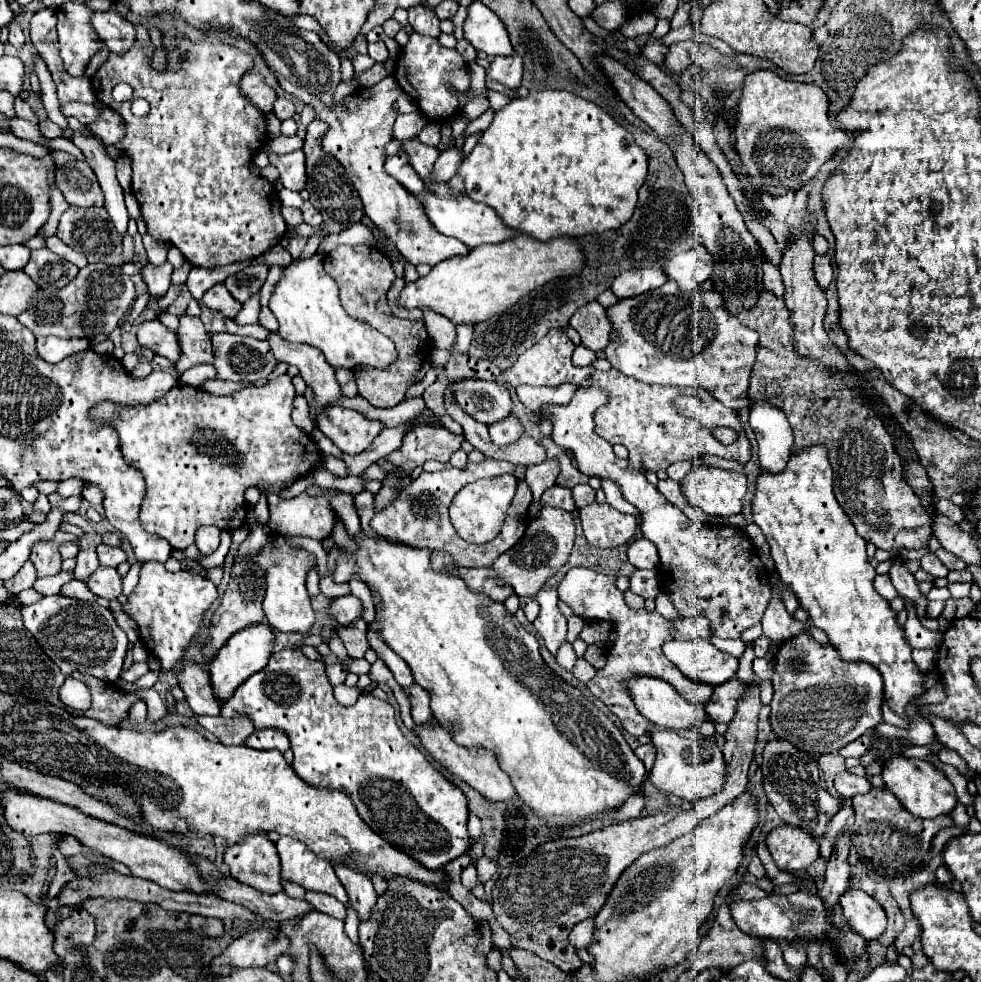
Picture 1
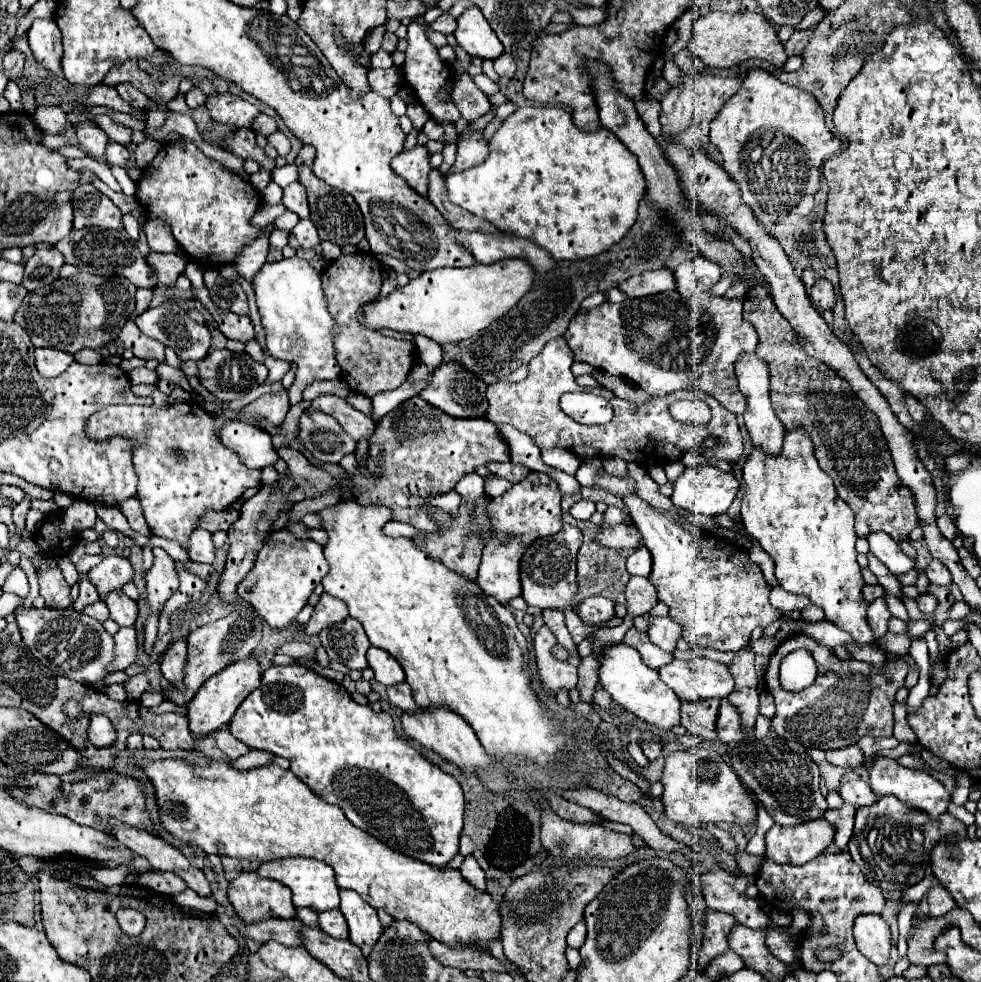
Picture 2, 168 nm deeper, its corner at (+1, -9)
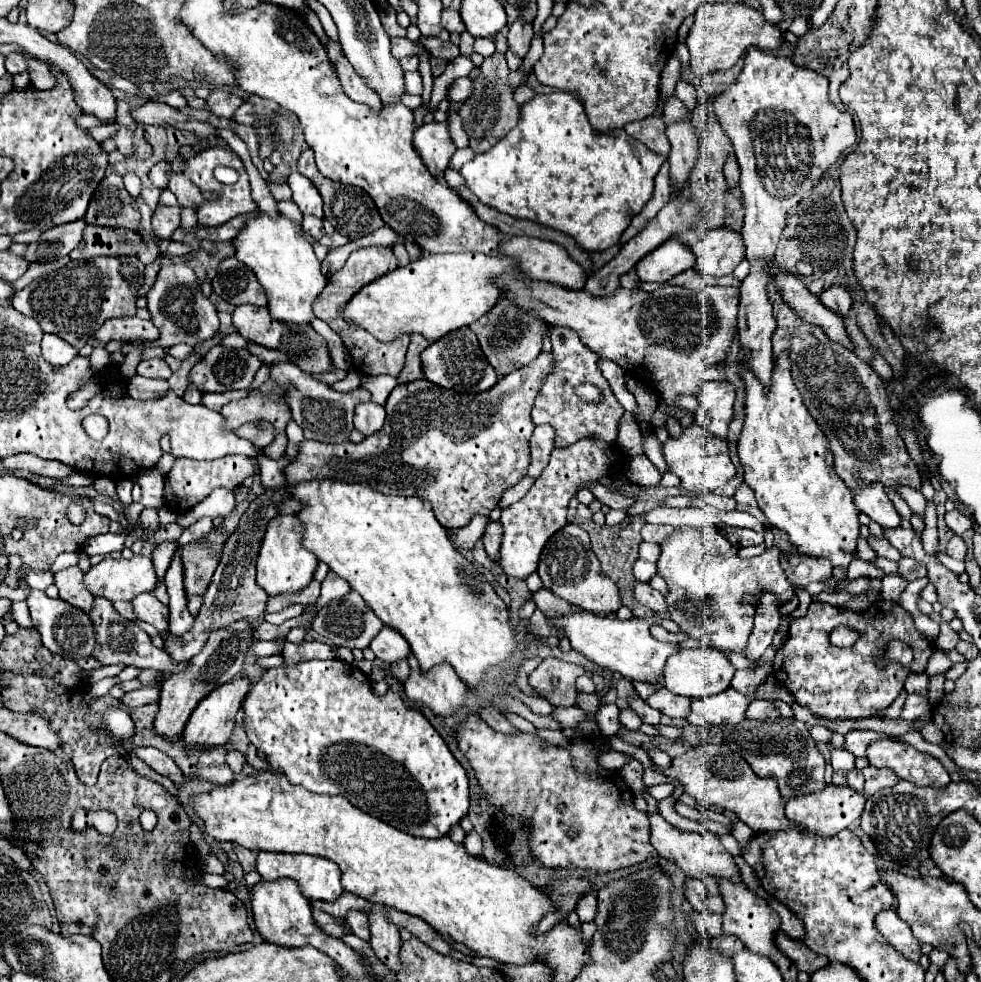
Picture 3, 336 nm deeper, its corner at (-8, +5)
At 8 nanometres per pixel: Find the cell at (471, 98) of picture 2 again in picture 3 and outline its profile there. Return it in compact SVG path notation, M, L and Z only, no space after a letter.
M457 78L453 84L451 84L451 88L449 88L449 92L447 92L447 98L451 100L451 102L465 102L469 96L471 96L471 80L469 78Z

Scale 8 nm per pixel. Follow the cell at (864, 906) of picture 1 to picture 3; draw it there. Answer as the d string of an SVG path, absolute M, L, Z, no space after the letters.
M893 908L885 910L877 916L877 928L897 948L897 952L901 952L907 960L919 962L921 942L913 936L911 926L905 920L901 920Z

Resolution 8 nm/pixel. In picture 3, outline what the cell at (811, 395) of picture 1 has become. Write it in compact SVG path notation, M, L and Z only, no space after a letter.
M775 282L769 284L767 292L777 320L777 330L773 334L773 352L791 352L789 358L795 386L801 392L809 414L817 420L817 424L829 438L837 476L853 490L869 482L881 482L883 486L893 490L897 490L897 484L907 484L919 490L921 480L917 466L909 458L903 438L897 434L881 378L851 350L837 346L837 342L829 342L819 326L813 326L799 318L785 304Z

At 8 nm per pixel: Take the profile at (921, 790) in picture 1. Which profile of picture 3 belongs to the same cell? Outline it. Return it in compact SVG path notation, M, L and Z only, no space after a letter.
M889 738L871 742L867 748L867 760L875 768L891 768L901 780L909 780L917 786L943 788L951 782L949 772L937 758L919 752L911 744Z

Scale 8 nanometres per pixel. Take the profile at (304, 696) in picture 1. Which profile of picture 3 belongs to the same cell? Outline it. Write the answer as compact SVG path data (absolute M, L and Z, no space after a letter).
M337 658L307 660L295 666L283 664L267 670L249 690L243 710L245 732L251 744L265 754L271 770L285 772L291 784L299 784L315 794L341 794L359 810L421 838L447 836L449 828L459 824L469 810L467 772L421 710L405 706L393 690L381 698L375 696L367 676Z

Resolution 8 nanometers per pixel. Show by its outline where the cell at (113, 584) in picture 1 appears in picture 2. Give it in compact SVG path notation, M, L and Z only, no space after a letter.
M112 590L104 596L104 602L110 610L112 620L116 620L120 626L134 626L138 618L138 606L122 590Z

